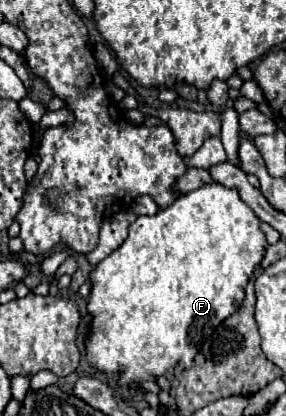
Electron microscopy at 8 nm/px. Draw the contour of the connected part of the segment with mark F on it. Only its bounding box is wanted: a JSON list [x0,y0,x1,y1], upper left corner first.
[85,184,265,390]

